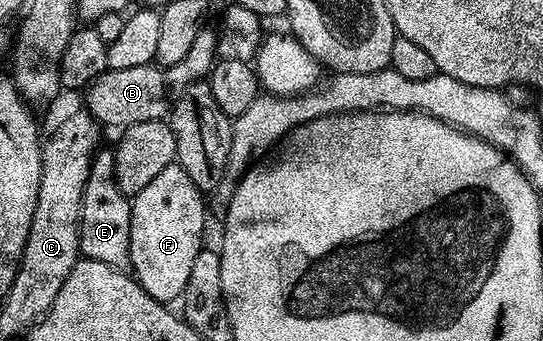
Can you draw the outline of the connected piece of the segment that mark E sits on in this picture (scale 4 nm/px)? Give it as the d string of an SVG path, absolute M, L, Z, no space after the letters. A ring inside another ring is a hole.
M95 151L82 194L78 219L78 250L85 259L126 270L130 266L131 201L116 186L113 151L102 151Z

